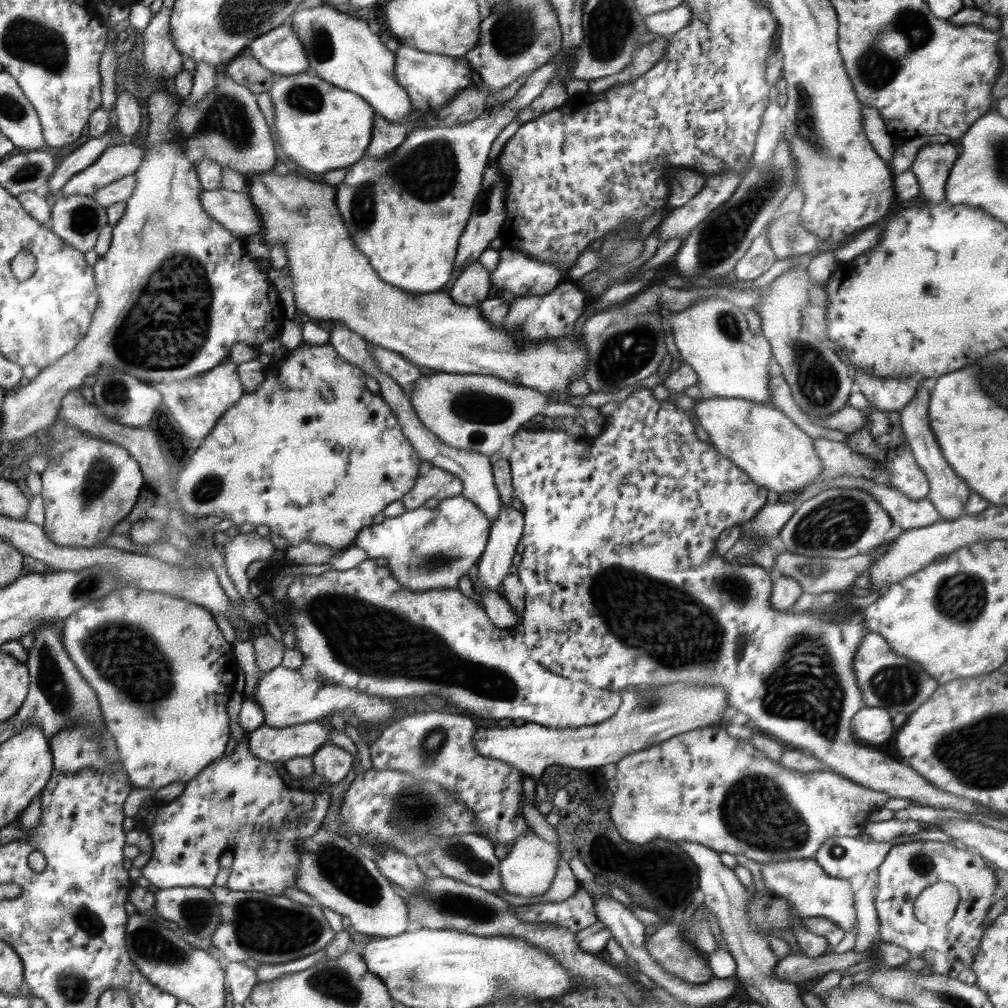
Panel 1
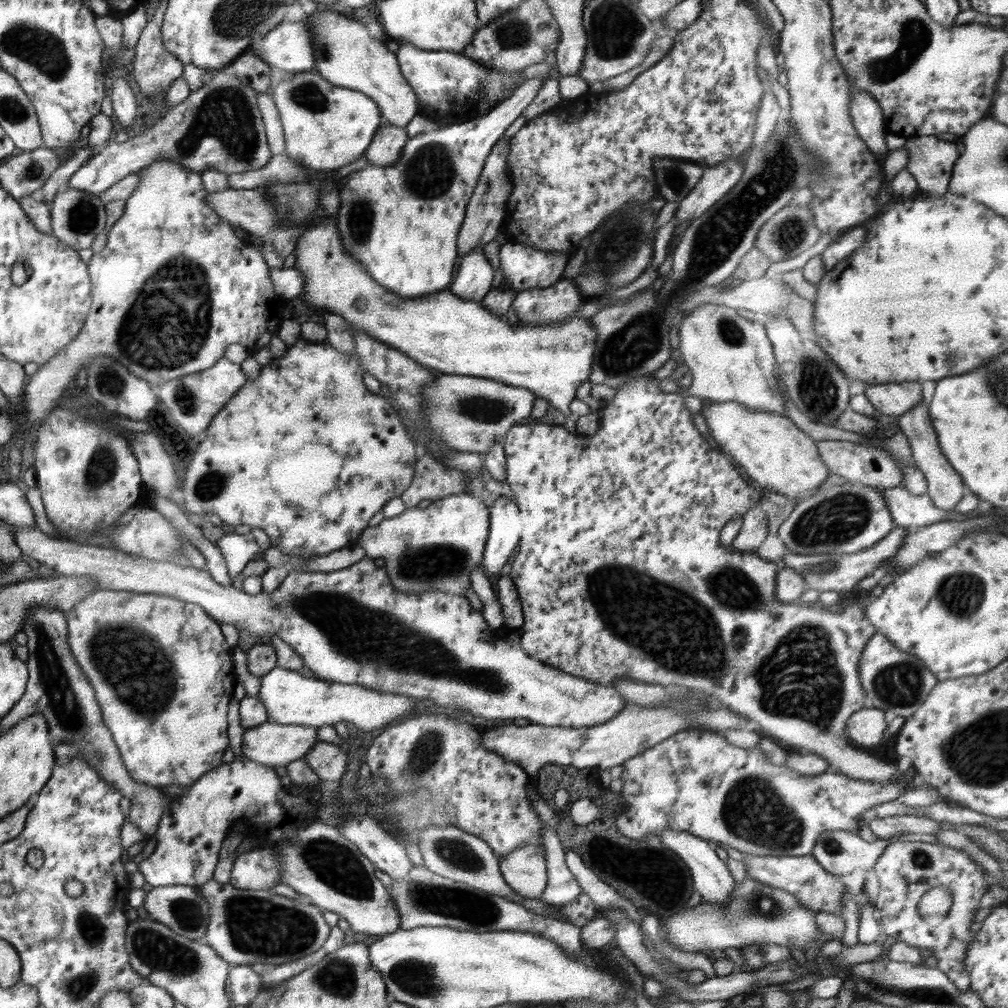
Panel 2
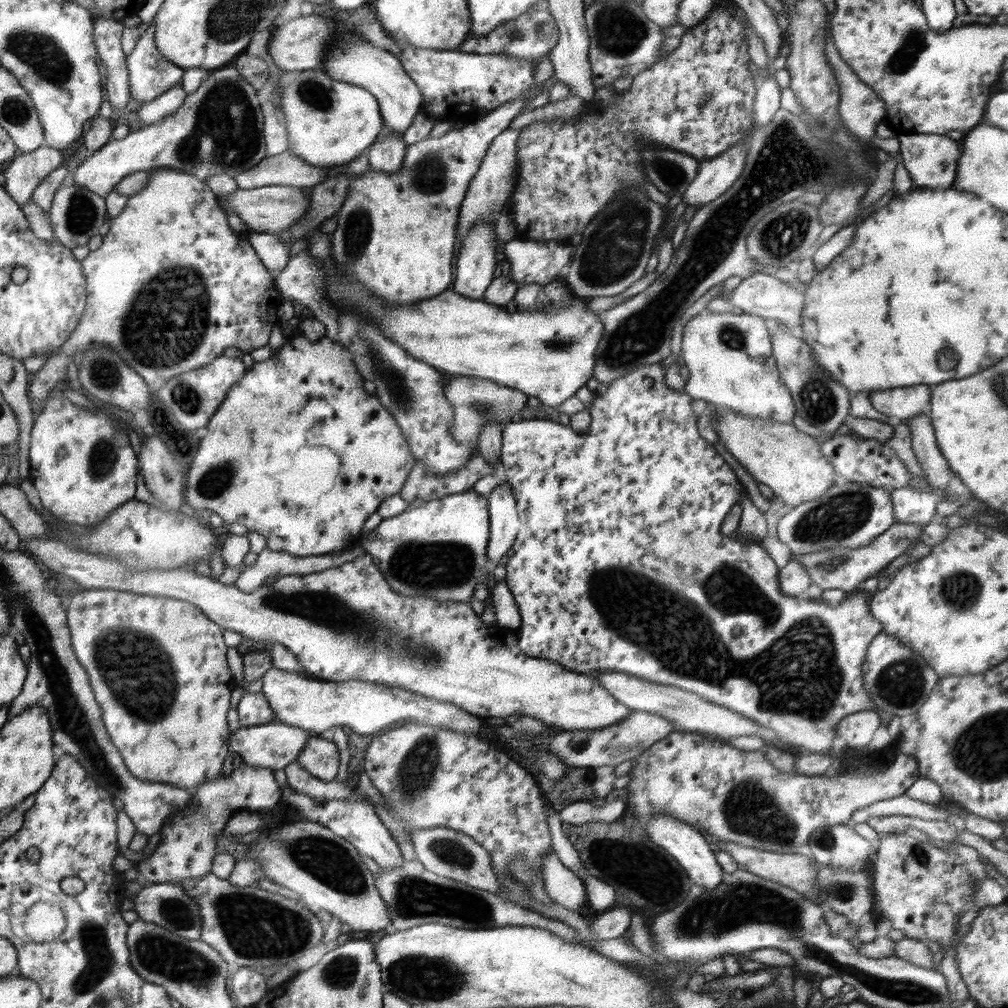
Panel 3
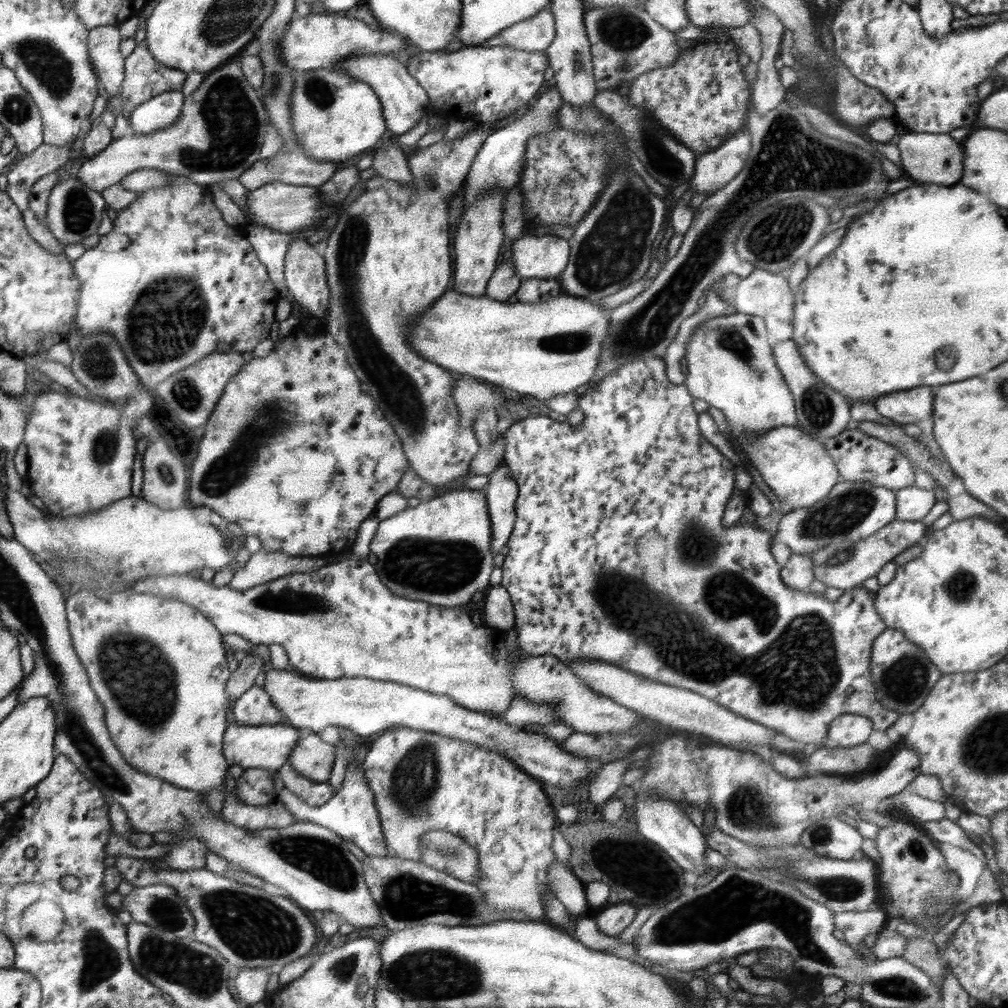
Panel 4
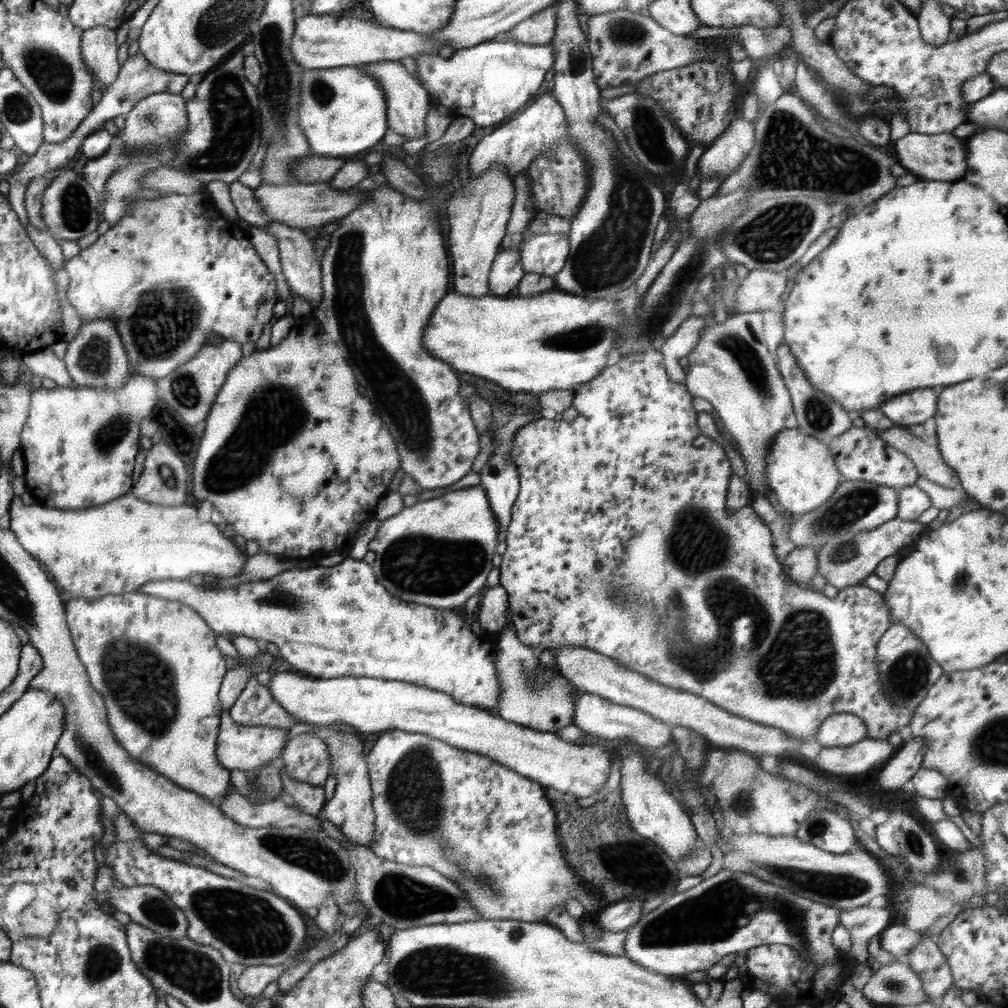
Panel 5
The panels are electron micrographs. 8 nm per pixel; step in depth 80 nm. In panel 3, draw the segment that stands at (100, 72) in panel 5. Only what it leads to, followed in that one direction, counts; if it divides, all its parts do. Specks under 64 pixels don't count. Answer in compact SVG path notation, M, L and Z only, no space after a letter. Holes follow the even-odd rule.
M100 19L93 24L93 39L98 56L106 66L106 96L113 109L124 112L130 102L129 72L121 45L123 24L114 19Z

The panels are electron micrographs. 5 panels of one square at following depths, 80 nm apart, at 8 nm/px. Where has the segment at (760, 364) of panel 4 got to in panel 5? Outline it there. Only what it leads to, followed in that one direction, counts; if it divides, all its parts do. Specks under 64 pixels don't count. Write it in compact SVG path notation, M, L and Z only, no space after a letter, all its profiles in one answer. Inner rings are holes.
M762 313L730 314L723 322L713 321L705 325L699 338L700 342L694 345L693 352L688 356L690 366L686 368L684 386L693 397L702 397L712 404L728 432L740 445L748 484L753 495L759 492L766 497L766 486L768 486L765 471L766 453L769 453L770 445L778 432L785 428L796 429L797 420L792 410L789 390L784 385L776 360L770 356L765 344Z

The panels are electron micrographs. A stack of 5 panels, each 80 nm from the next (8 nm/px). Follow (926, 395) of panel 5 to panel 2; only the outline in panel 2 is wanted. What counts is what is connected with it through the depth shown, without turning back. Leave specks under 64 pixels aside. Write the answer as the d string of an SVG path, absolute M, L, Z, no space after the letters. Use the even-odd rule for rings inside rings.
M919 382L864 384L866 398L872 407L885 415L898 416L916 408L923 401L922 387Z

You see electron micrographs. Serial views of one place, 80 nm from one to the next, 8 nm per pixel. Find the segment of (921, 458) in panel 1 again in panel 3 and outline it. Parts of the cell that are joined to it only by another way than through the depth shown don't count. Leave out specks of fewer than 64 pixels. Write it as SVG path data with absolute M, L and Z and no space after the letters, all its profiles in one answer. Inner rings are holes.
M914 416L904 423L910 427L912 448L924 475L926 475L930 490L938 491L937 494L944 490L952 491L948 487L954 476L950 472L947 460L938 448L935 430L931 423L926 416Z

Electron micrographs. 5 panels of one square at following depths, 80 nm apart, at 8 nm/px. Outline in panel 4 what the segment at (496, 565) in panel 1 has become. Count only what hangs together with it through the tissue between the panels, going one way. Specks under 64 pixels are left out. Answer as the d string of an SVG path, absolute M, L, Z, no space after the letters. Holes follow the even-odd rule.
M503 461L488 477L490 481L484 491L491 520L491 551L495 556L507 545L515 525L518 485Z

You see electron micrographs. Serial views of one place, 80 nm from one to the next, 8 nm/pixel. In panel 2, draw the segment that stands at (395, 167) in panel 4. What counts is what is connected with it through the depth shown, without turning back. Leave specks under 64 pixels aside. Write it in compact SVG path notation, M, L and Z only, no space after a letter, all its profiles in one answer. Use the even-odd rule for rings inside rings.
M382 120L370 146L365 150L367 162L378 166L394 164L404 149L407 139L406 128L395 127Z

